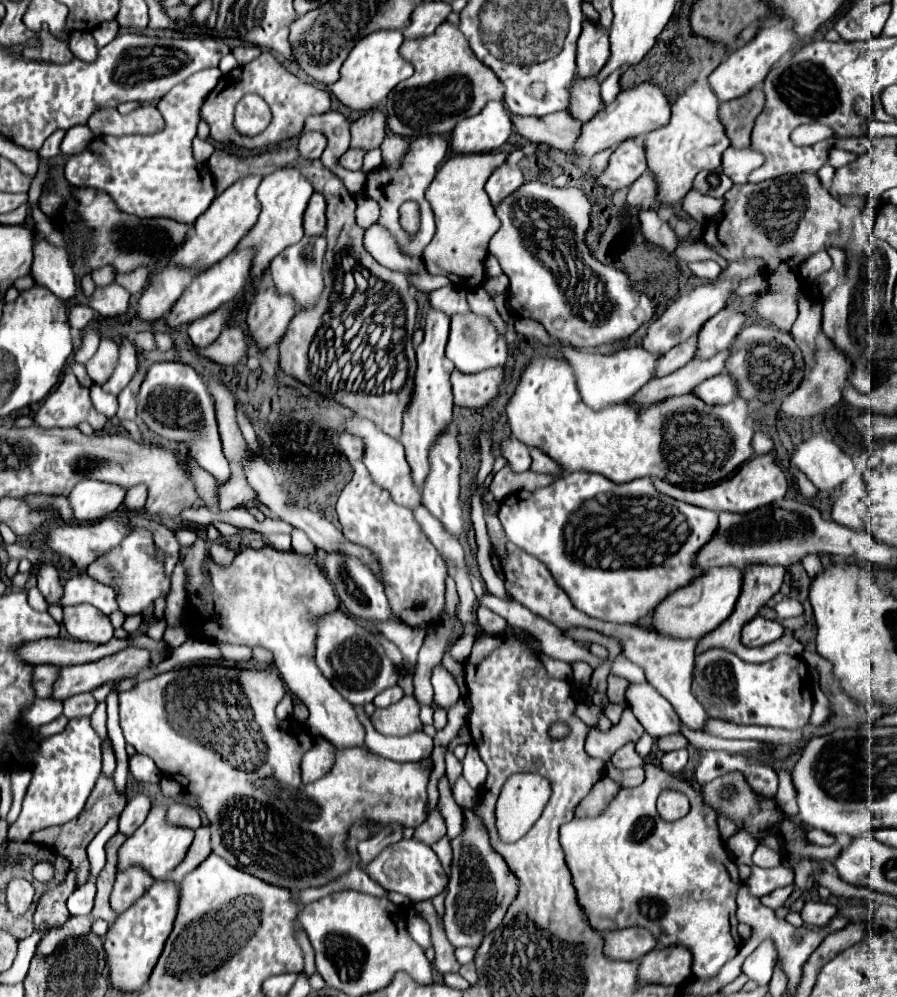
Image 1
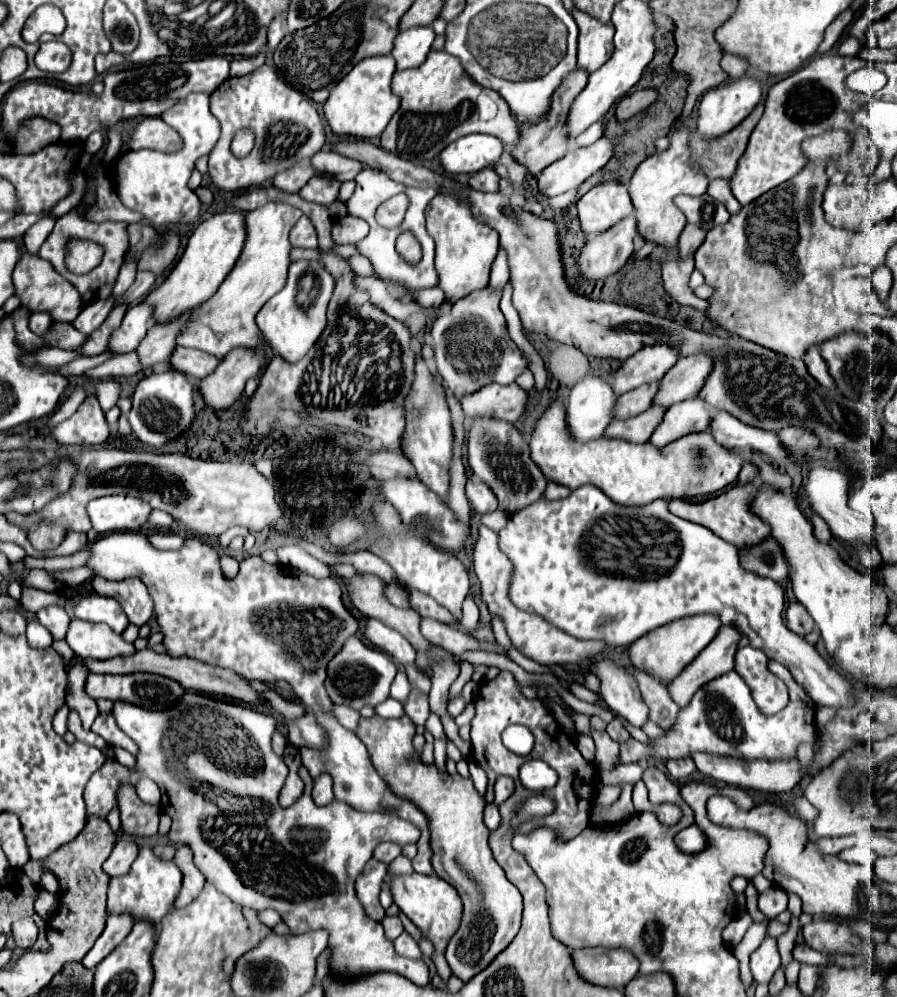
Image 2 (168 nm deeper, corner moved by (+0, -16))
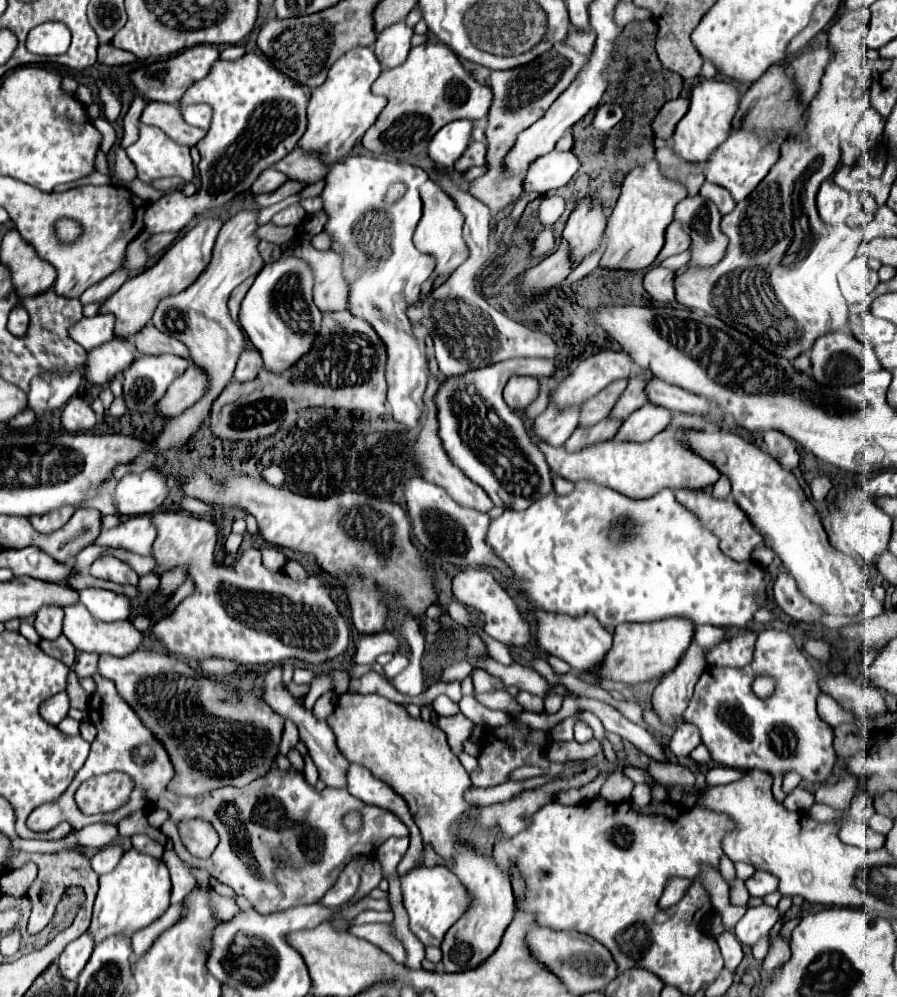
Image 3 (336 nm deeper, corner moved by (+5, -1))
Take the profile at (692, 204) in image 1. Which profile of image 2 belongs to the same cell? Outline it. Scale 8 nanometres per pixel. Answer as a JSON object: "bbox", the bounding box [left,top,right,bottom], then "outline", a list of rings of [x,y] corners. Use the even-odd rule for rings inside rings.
{"bbox":[678,224,706,256],"outline":[[[686,224],[686,228],[682,230],[680,238],[678,238],[678,250],[680,256],[694,256],[696,248],[704,242],[706,230],[696,226],[696,224]]]}

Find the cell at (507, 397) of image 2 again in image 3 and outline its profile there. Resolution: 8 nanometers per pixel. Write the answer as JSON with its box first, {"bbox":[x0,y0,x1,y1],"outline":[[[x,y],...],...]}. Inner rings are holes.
{"bbox":[503,377,539,411],"outline":[[[511,377],[505,385],[503,399],[509,409],[519,411],[525,409],[539,395],[539,379],[537,377]]]}

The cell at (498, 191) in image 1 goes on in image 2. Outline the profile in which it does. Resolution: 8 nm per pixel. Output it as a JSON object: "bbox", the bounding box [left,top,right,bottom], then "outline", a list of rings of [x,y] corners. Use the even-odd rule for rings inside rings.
{"bbox":[468,168,500,192],"outline":[[[484,168],[478,174],[472,174],[468,178],[468,184],[478,192],[500,192],[500,176],[494,172],[494,168]]]}

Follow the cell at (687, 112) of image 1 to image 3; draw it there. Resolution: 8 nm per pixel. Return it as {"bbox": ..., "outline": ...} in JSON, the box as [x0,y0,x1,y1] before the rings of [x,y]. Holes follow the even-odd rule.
{"bbox":[599,161,687,271],"outline":[[[657,161],[645,163],[643,169],[633,169],[625,177],[619,201],[607,219],[605,227],[607,245],[601,255],[599,267],[625,271],[639,271],[651,267],[659,253],[659,247],[663,247],[665,229],[673,221],[673,209],[685,195],[687,191],[683,189],[681,183],[671,183],[659,173]]]}

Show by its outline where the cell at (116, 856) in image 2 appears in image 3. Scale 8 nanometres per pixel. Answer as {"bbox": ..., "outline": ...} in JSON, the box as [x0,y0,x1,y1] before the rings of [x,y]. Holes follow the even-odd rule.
{"bbox":[91,845,123,875],"outline":[[[109,845],[109,847],[105,847],[105,849],[101,849],[101,851],[97,851],[93,855],[91,867],[93,867],[93,871],[97,875],[105,875],[105,873],[109,873],[109,871],[113,871],[117,867],[121,855],[123,855],[121,845]]]}

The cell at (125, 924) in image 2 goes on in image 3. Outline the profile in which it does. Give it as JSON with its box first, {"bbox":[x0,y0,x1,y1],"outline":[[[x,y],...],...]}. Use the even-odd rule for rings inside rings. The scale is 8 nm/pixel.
{"bbox":[57,933,95,981],"outline":[[[87,933],[81,935],[77,941],[69,943],[65,947],[65,951],[57,957],[59,975],[67,981],[75,981],[79,977],[79,973],[83,971],[93,947],[95,945],[91,945],[91,937],[87,937]]]}

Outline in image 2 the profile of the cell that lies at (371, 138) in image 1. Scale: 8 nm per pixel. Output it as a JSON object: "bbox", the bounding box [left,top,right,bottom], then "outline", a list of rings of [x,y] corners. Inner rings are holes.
{"bbox":[312,150,364,182],"outline":[[[320,150],[318,154],[312,156],[312,166],[316,168],[316,174],[336,178],[342,182],[356,178],[358,172],[364,168],[360,160],[336,156],[334,152],[326,152],[326,150]]]}

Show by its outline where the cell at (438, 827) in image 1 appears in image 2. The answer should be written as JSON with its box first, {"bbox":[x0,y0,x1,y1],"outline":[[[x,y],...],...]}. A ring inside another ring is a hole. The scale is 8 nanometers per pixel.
{"bbox":[384,856,414,886],"outline":[[[398,856],[396,860],[390,862],[390,872],[388,872],[386,880],[384,880],[384,886],[388,886],[388,880],[390,880],[392,874],[408,874],[408,872],[414,872],[414,870],[412,870],[412,862],[410,862],[410,858],[406,858],[406,856]]]}

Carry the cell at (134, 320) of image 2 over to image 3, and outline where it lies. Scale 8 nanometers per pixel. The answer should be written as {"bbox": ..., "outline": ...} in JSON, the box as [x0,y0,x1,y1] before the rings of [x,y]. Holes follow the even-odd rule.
{"bbox":[67,315,115,351],"outline":[[[95,315],[89,319],[83,317],[75,325],[71,325],[71,329],[67,333],[77,345],[81,345],[85,351],[89,351],[89,349],[113,339],[113,325],[115,325],[115,321],[111,315]]]}

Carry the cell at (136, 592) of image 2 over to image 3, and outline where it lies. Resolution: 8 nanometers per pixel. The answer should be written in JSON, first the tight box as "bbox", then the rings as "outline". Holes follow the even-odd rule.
{"bbox":[89,557,139,583],"outline":[[[101,557],[97,559],[93,565],[91,565],[91,571],[89,571],[93,577],[99,577],[99,579],[107,579],[107,581],[115,581],[115,583],[137,583],[139,581],[139,575],[121,559],[117,557]]]}

